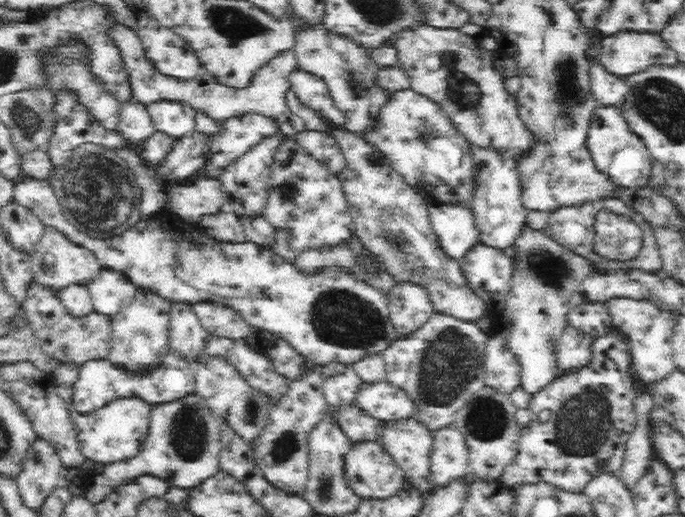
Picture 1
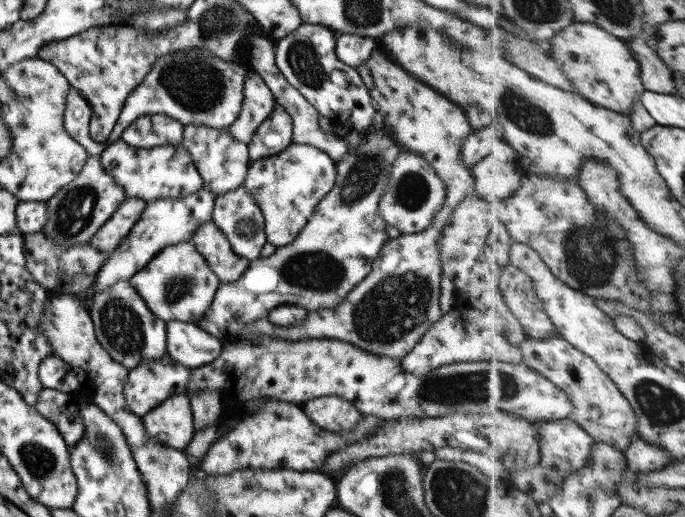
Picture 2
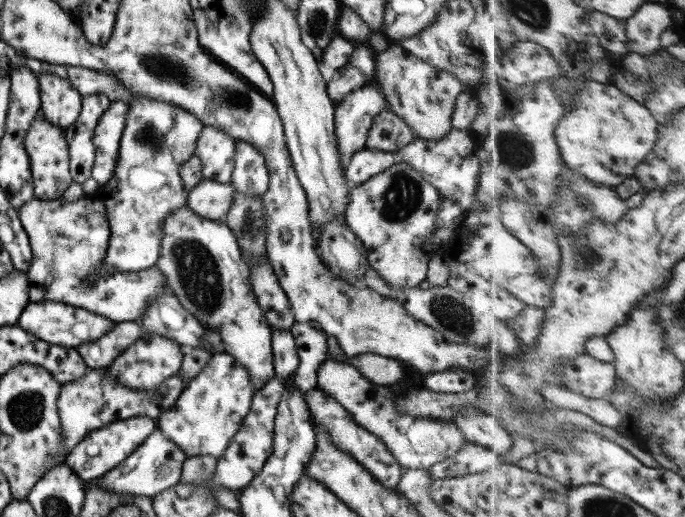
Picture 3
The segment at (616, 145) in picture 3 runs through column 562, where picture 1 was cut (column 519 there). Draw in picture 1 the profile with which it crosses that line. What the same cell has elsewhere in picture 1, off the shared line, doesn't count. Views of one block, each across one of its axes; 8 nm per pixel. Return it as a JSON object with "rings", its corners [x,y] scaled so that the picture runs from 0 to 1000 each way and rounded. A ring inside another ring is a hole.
{"rings":[[[626,48],[590,56],[578,74],[572,74],[568,85],[582,97],[581,122],[599,145],[599,168],[647,201],[650,219],[655,221],[664,246],[677,259],[683,275],[728,286],[752,308],[762,298],[762,290],[774,275],[774,261],[753,224],[750,182],[742,180],[736,168],[736,149],[723,130],[718,97],[704,91],[693,72],[680,68],[672,56],[642,56]]]}

